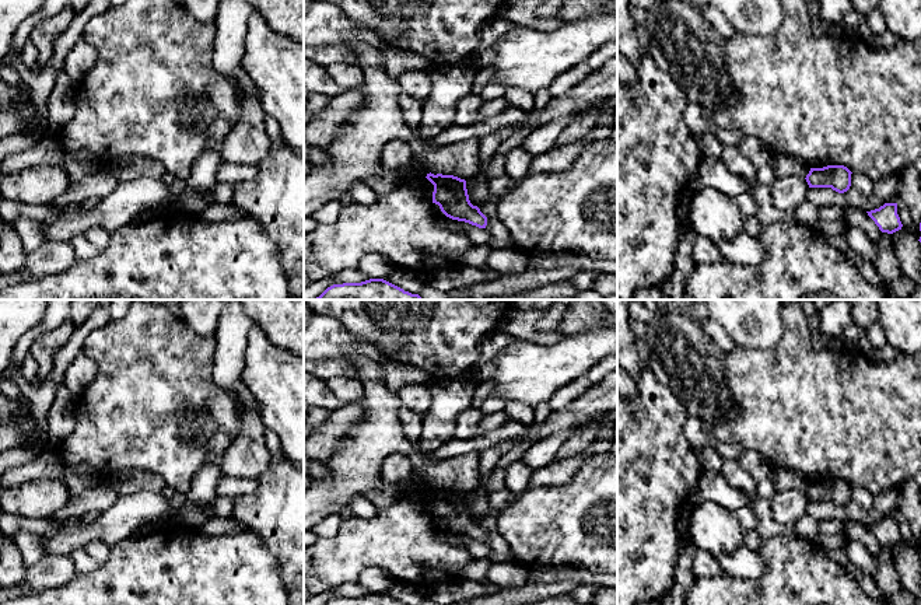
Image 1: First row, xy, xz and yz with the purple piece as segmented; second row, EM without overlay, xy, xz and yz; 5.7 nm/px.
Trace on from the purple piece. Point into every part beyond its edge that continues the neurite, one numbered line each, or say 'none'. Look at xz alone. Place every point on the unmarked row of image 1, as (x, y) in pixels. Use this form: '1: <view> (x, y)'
none

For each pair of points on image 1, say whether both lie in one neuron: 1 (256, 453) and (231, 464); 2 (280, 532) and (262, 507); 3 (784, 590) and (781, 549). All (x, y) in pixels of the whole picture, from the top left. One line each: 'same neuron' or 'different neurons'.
1: same neuron
2: same neuron
3: same neuron

